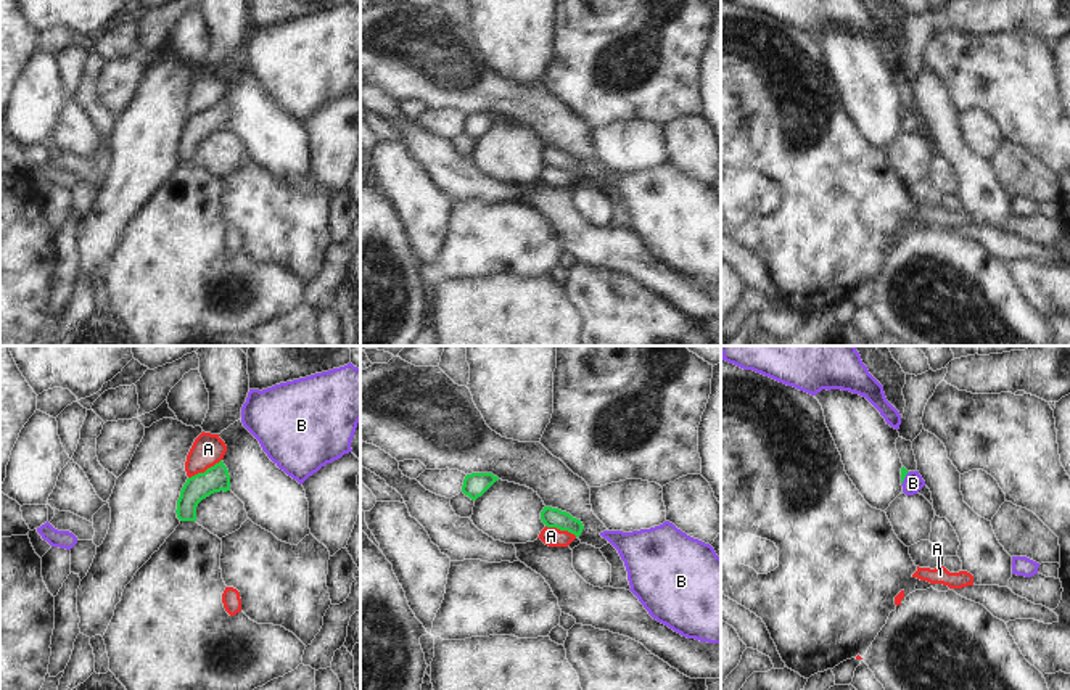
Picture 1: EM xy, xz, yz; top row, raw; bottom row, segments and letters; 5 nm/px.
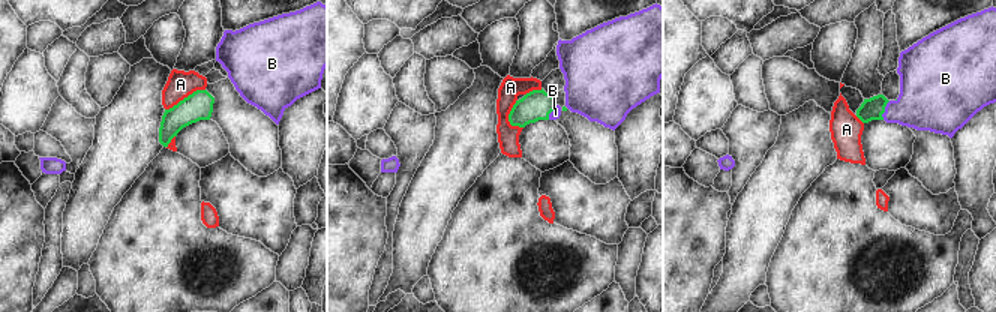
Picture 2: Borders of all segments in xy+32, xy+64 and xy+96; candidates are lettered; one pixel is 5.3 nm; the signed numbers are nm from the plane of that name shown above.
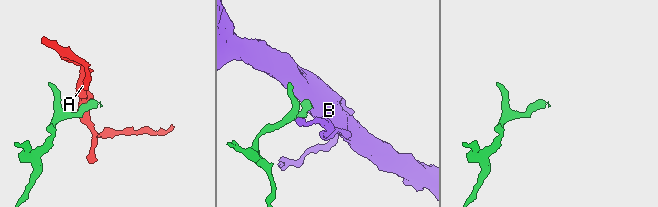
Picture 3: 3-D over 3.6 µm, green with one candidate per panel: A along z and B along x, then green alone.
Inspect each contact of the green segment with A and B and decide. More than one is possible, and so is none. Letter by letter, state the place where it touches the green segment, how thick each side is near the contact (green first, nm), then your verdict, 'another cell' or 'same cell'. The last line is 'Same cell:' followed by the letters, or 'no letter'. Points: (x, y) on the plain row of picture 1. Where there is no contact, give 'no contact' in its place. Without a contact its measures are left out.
A: xy (206, 110) | 130/160 nm | another cell
B: yz (905, 116) | 40/100 nm | same cell
Same cell: B

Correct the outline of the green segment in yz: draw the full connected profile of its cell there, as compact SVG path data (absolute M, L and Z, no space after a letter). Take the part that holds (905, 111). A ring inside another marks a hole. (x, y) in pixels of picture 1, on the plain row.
M903 106L901 108L901 125L906 135L914 135L925 125L925 121L919 114L919 111L907 111Z

